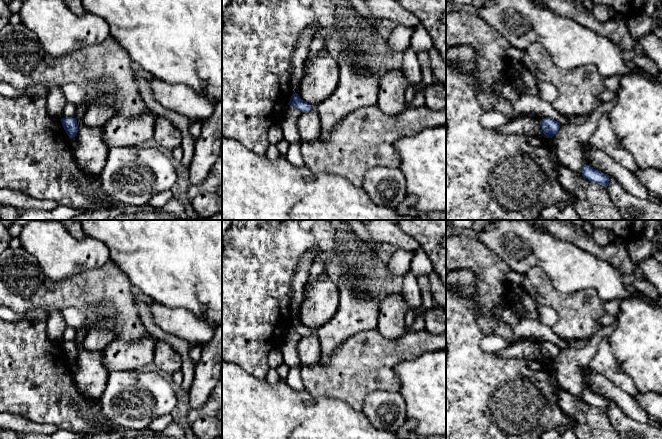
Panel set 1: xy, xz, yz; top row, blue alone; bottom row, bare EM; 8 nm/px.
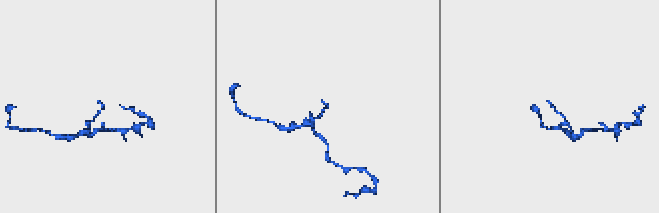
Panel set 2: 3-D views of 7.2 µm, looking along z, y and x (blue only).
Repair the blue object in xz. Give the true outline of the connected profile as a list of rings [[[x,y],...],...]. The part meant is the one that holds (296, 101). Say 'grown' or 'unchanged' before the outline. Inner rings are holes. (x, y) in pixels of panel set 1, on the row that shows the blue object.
unchanged; [[[292,94],[291,99],[288,103],[288,105],[292,105],[296,107],[299,111],[303,112],[309,112],[312,107],[310,104],[302,100],[298,94]]]

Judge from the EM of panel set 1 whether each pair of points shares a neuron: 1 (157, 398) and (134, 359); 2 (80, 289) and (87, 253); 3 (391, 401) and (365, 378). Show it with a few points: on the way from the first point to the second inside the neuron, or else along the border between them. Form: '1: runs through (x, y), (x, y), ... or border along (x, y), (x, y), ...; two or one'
1: border along (140, 369), (117, 371); two
2: border along (106, 263), (100, 267), (80, 270), (62, 279); two
3: border along (398, 391), (372, 391), (365, 398), (362, 407); two

